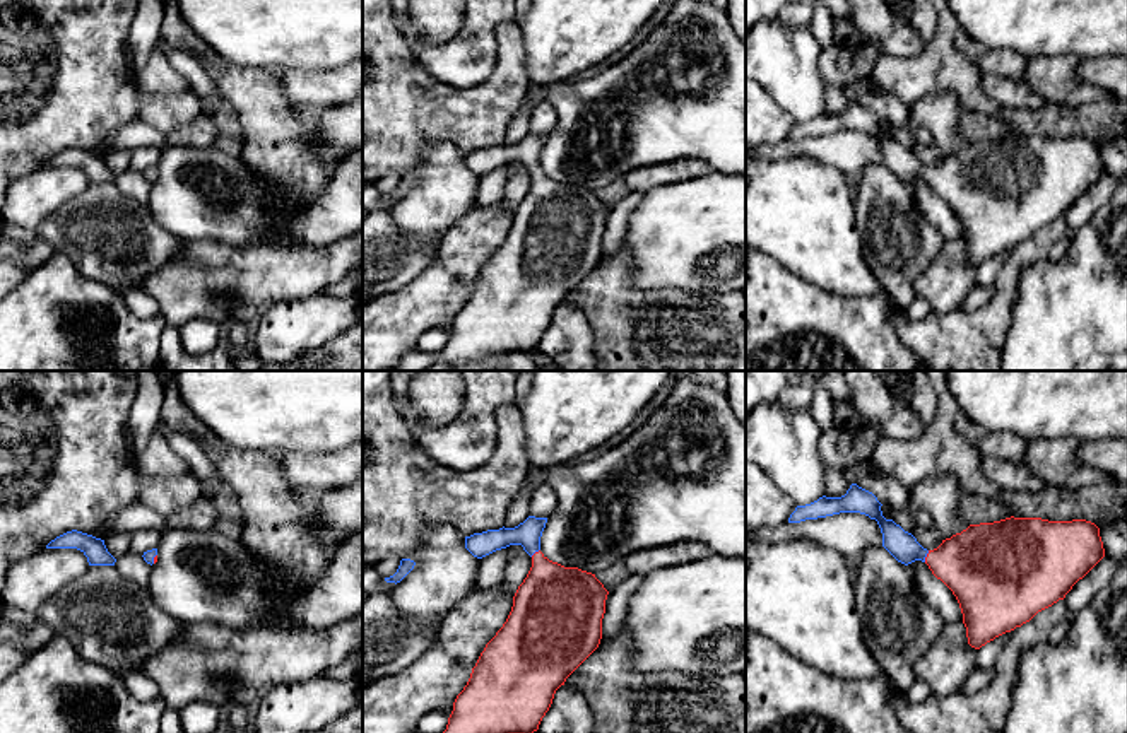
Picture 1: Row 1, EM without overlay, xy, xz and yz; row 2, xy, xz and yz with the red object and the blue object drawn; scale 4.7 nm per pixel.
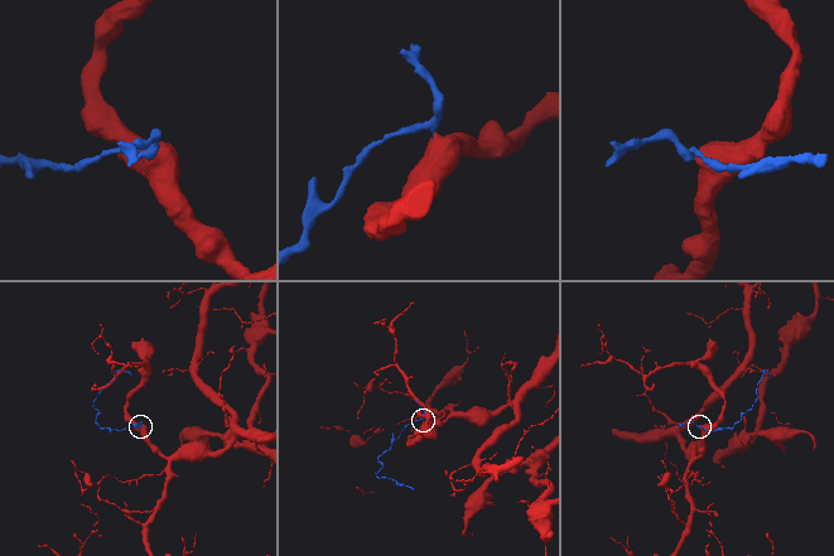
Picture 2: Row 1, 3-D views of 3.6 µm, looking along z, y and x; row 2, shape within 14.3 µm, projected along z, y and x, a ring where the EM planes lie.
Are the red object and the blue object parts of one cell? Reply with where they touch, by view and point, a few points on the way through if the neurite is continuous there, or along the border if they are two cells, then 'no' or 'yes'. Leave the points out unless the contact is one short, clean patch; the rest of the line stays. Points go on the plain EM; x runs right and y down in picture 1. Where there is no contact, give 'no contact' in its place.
meets red in yz at (927, 173); runs through yz (979, 181), (939, 178), (927, 173), (907, 168), (900, 161); yes

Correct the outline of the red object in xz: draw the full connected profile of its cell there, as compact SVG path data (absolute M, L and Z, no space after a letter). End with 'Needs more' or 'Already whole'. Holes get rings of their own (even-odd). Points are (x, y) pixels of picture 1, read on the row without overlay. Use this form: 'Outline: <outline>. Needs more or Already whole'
Outline: M528 133L515 145L487 147L465 154L465 166L477 176L482 176L496 167L510 162L522 162L532 174L532 185L518 203L513 214L511 229L496 249L496 253L486 261L470 296L463 308L453 320L453 328L448 335L446 347L443 349L443 361L472 362L489 355L503 355L508 352L532 352L539 347L539 342L549 328L556 308L564 302L566 296L599 265L602 256L602 236L605 231L605 217L609 208L595 195L595 191L581 188L578 185L564 185L549 178L540 169L540 154L546 145L547 135Z. Needs more

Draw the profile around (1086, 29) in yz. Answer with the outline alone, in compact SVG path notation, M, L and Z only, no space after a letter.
M947 0L961 29L987 50L1018 50L1026 58L1072 55L1081 60L1127 55L1127 0Z

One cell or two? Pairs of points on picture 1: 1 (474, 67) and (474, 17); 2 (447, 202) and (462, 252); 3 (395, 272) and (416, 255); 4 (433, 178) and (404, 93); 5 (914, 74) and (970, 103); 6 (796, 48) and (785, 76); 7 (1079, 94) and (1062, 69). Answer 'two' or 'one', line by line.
1: one
2: two
3: one
4: two
5: one
6: one
7: one

